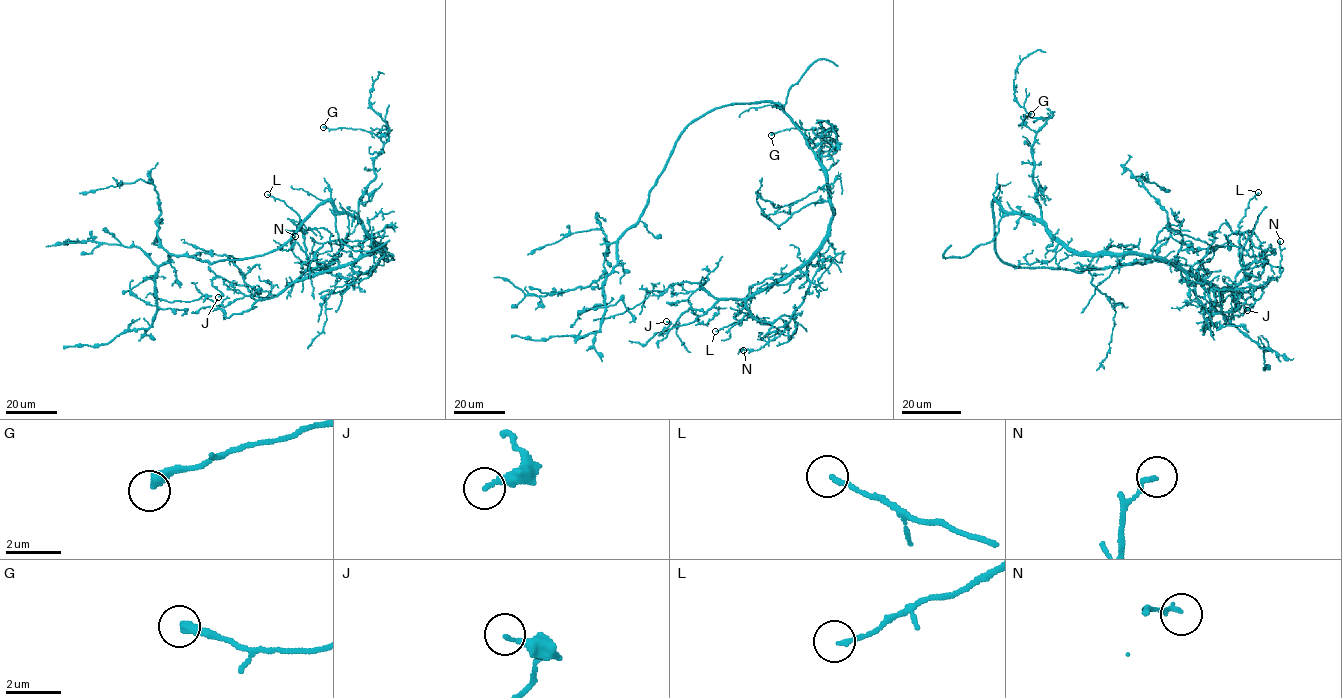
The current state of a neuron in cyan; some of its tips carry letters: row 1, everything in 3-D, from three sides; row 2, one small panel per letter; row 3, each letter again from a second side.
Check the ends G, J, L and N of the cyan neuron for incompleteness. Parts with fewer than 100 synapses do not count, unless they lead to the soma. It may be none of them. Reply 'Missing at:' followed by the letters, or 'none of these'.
Missing at: none of these

